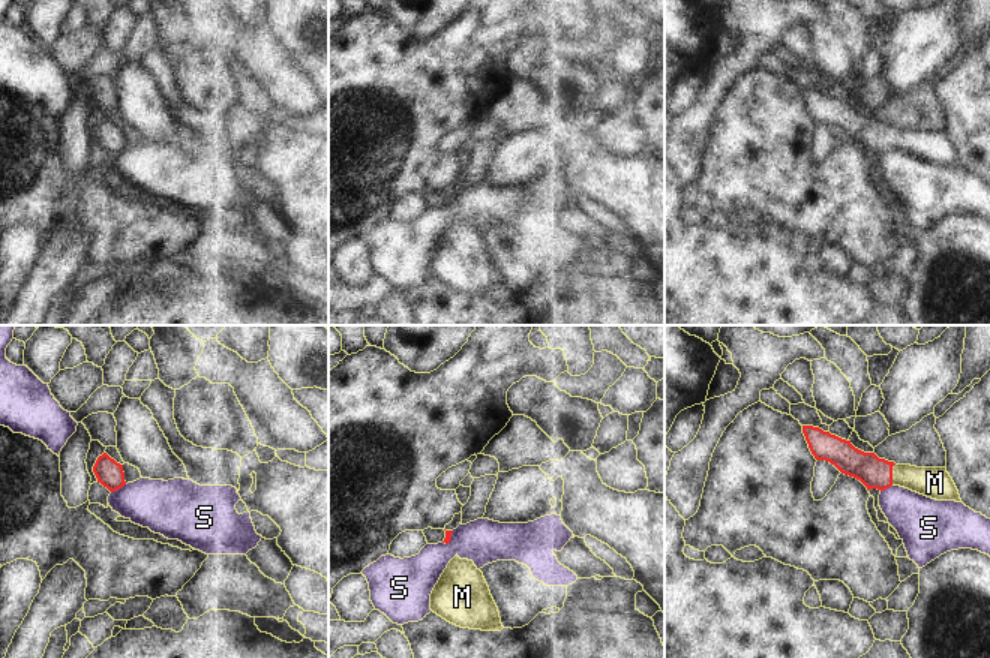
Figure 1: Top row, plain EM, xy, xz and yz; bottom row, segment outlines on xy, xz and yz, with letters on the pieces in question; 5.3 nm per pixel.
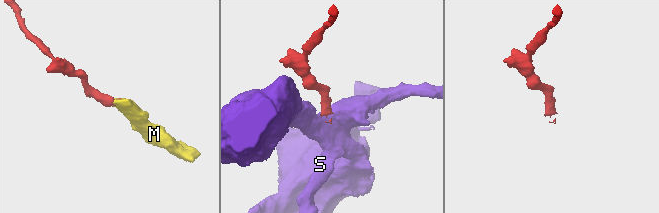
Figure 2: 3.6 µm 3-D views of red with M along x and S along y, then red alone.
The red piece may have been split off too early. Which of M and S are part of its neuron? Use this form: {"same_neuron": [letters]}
{"same_neuron": ["M"]}

